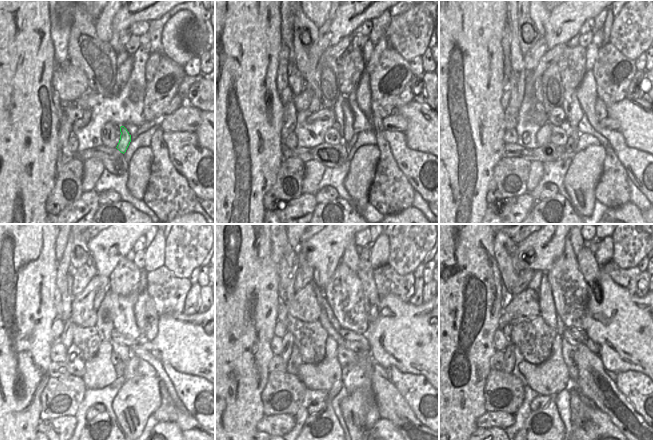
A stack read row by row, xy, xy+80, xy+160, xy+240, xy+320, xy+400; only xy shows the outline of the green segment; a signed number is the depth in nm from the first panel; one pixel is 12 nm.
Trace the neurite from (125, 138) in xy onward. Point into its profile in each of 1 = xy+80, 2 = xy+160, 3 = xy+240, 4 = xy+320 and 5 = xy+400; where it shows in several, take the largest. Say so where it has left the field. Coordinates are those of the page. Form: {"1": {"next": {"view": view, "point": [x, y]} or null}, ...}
{"1": {"next": {"view": "xy+80", "point": [348, 118]}}, "2": {"next": {"view": "xy+160", "point": [571, 106]}}, "3": {"next": {"view": "xy+240", "point": [122, 306]}}, "4": {"next": {"view": "xy+320", "point": [344, 292]}}, "5": {"next": {"view": "xy+400", "point": [570, 291]}}}

